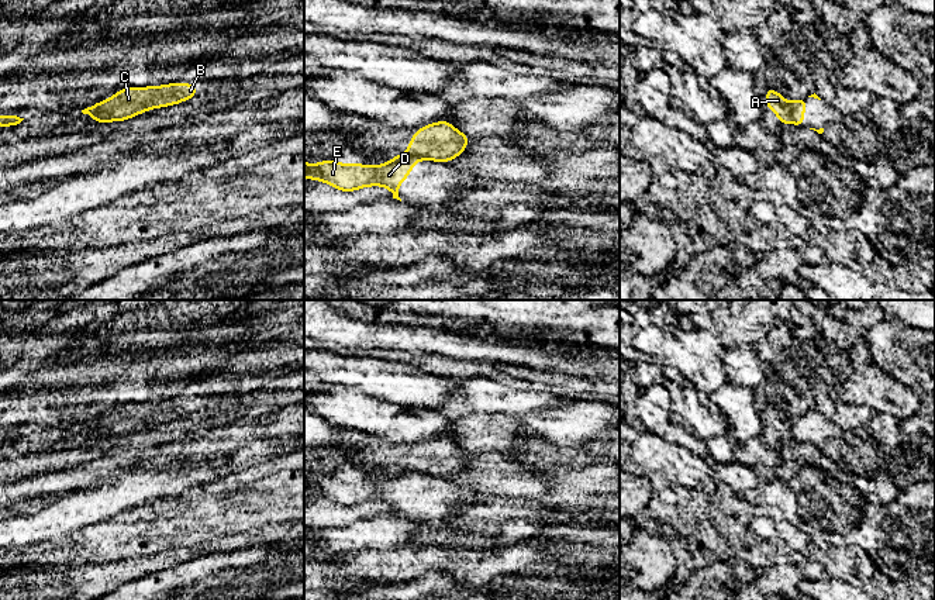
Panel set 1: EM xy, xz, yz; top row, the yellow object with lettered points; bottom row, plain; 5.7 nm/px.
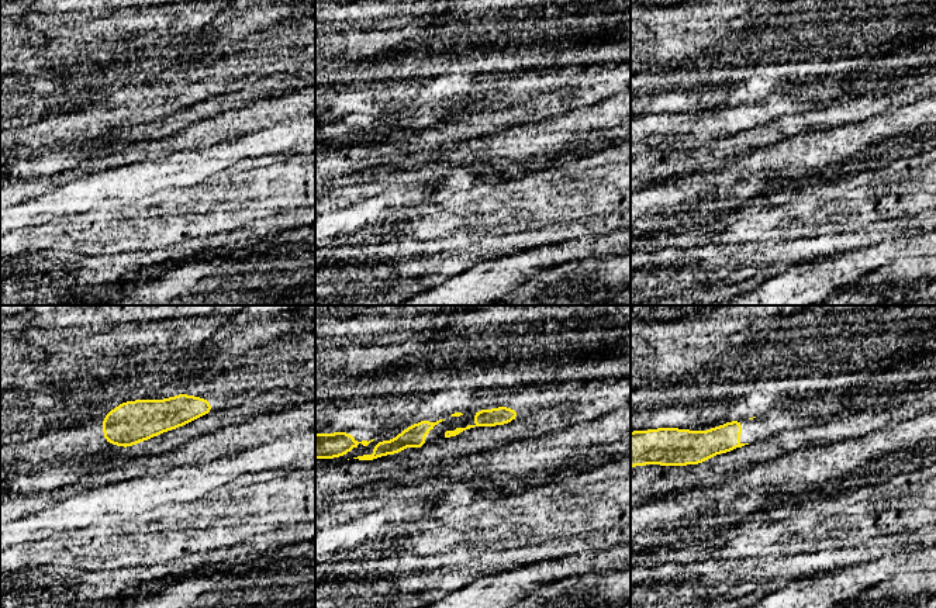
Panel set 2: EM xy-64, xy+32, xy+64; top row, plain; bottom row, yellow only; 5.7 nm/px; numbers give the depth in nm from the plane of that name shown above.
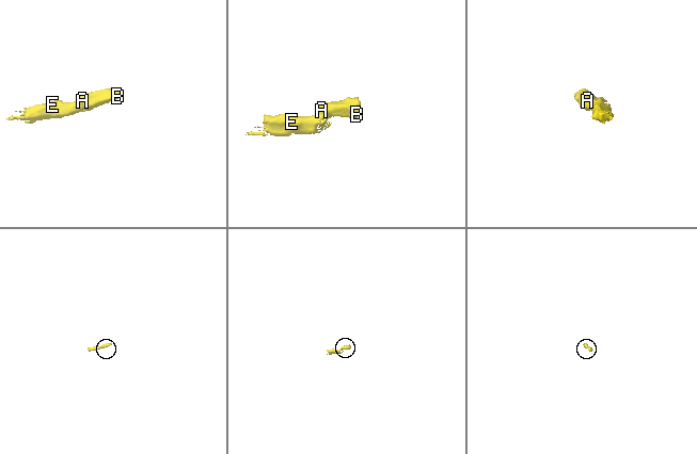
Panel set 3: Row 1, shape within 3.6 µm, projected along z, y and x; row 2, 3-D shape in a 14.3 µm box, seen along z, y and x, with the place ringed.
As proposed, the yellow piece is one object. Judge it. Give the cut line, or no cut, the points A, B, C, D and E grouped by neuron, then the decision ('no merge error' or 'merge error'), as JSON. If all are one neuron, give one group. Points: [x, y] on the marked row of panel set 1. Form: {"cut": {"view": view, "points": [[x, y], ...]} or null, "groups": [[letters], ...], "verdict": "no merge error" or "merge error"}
{"cut": {"view": "xz", "points": [[406, 154], [425, 158]]}, "groups": [["A", "B", "C"], ["D", "E"]], "verdict": "merge error"}

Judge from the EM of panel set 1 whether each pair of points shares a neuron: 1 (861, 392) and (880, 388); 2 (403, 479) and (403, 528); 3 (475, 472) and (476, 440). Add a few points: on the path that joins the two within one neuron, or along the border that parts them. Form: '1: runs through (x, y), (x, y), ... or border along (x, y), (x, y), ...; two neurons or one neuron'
1: runs through (865, 388), (876, 388); one neuron
2: border along (393, 513), (427, 521); two neurons
3: border along (492, 451), (471, 454); two neurons

